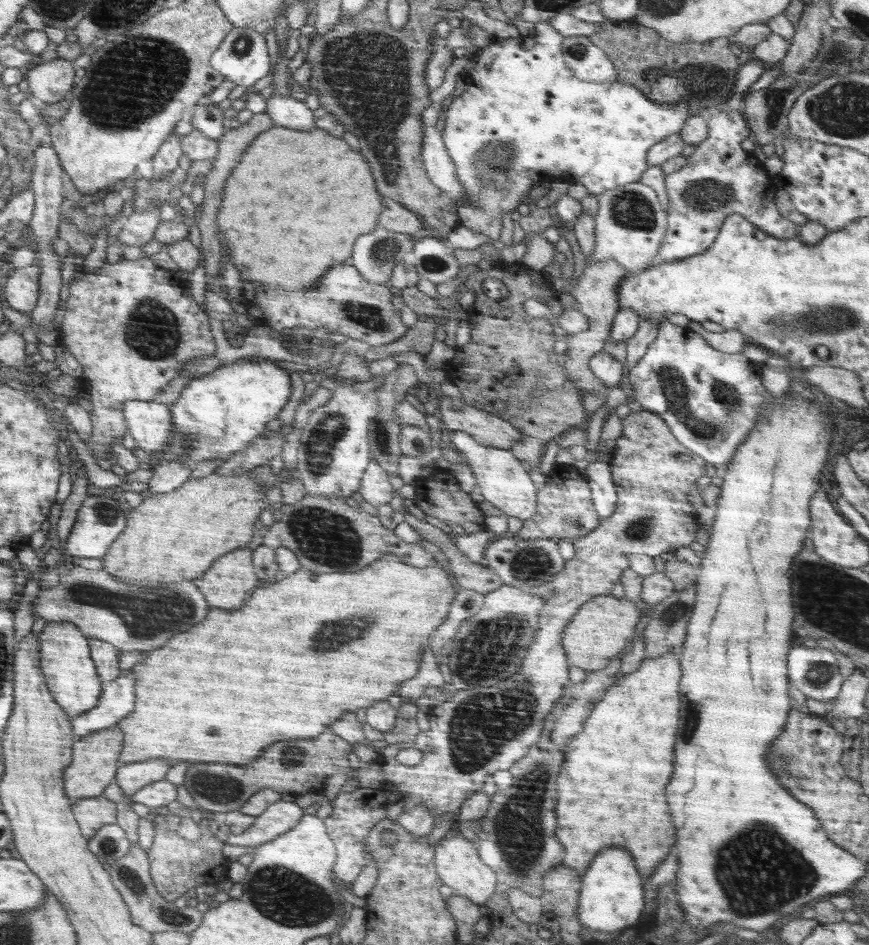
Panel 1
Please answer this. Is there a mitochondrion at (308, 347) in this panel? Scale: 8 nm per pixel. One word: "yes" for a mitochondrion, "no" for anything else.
yes

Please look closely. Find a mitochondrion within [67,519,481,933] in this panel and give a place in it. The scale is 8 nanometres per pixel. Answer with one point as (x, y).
(278, 892)

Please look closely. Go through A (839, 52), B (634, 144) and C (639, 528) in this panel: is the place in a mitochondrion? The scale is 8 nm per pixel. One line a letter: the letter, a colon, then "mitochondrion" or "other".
A: mitochondrion
B: other
C: mitochondrion

